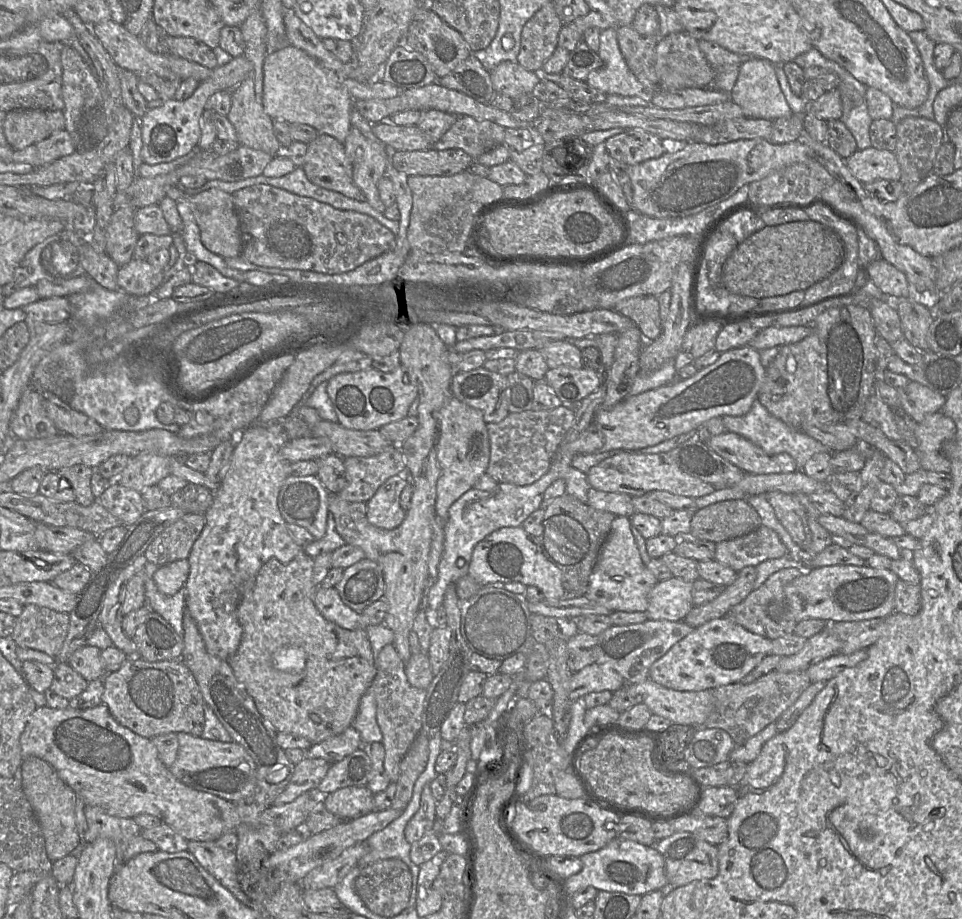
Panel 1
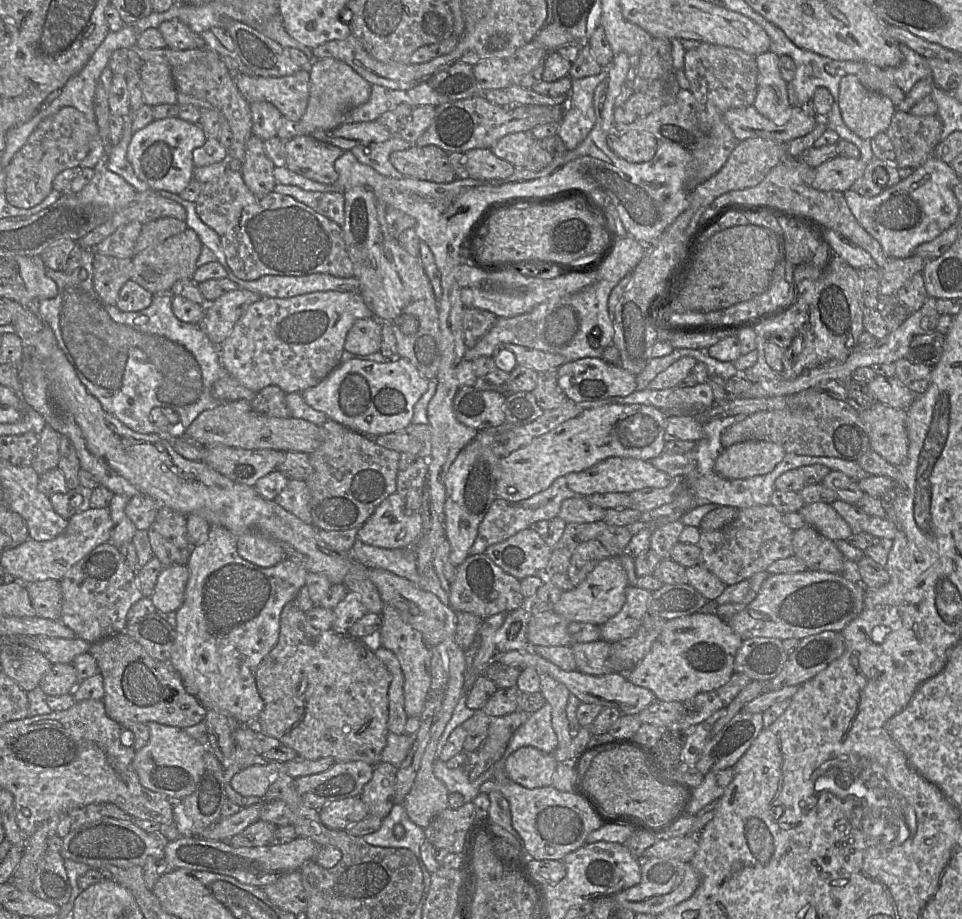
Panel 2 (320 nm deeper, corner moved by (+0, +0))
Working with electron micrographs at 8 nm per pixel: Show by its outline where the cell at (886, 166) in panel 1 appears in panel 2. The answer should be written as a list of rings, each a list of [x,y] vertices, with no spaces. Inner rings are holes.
[[[837,155],[814,169],[815,177],[811,186],[819,191],[844,193],[852,189],[864,173],[866,165],[860,158],[846,158]]]

